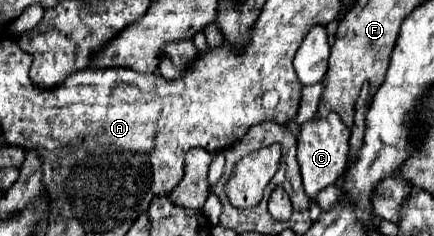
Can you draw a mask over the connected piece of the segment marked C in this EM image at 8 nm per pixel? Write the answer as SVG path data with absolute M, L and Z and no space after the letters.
M330 113L324 119L312 119L300 127L298 163L300 163L300 171L302 171L304 191L308 197L316 197L318 191L336 183L344 175L346 165L350 161L348 139L350 139L350 129L334 113Z

